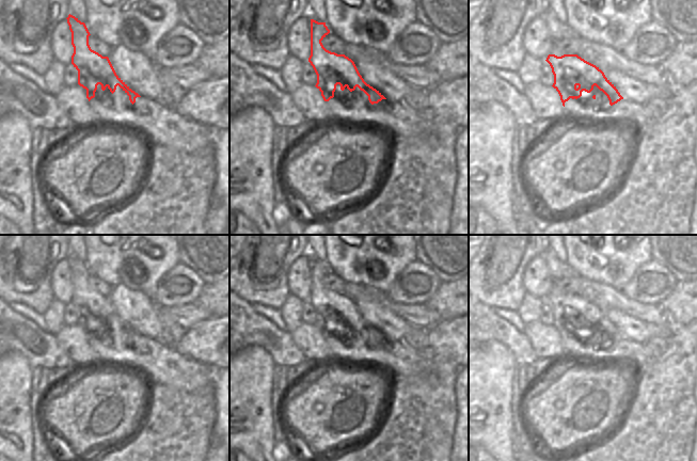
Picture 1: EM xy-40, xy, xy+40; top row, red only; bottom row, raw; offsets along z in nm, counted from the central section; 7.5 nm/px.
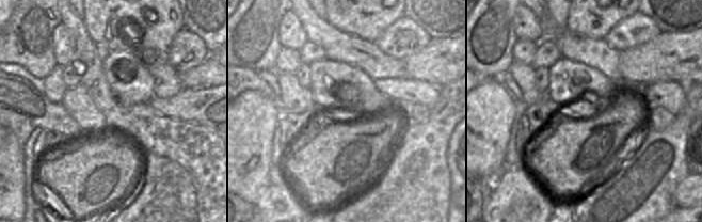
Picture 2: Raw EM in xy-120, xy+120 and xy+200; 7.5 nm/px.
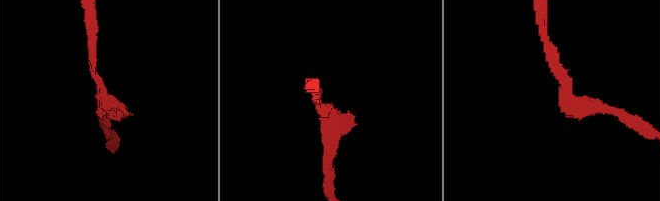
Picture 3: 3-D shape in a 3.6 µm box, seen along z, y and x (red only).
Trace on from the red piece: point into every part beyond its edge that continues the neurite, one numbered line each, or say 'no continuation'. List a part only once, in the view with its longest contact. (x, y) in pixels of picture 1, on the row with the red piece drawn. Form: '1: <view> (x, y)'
1: xy-40 (162, 126)

